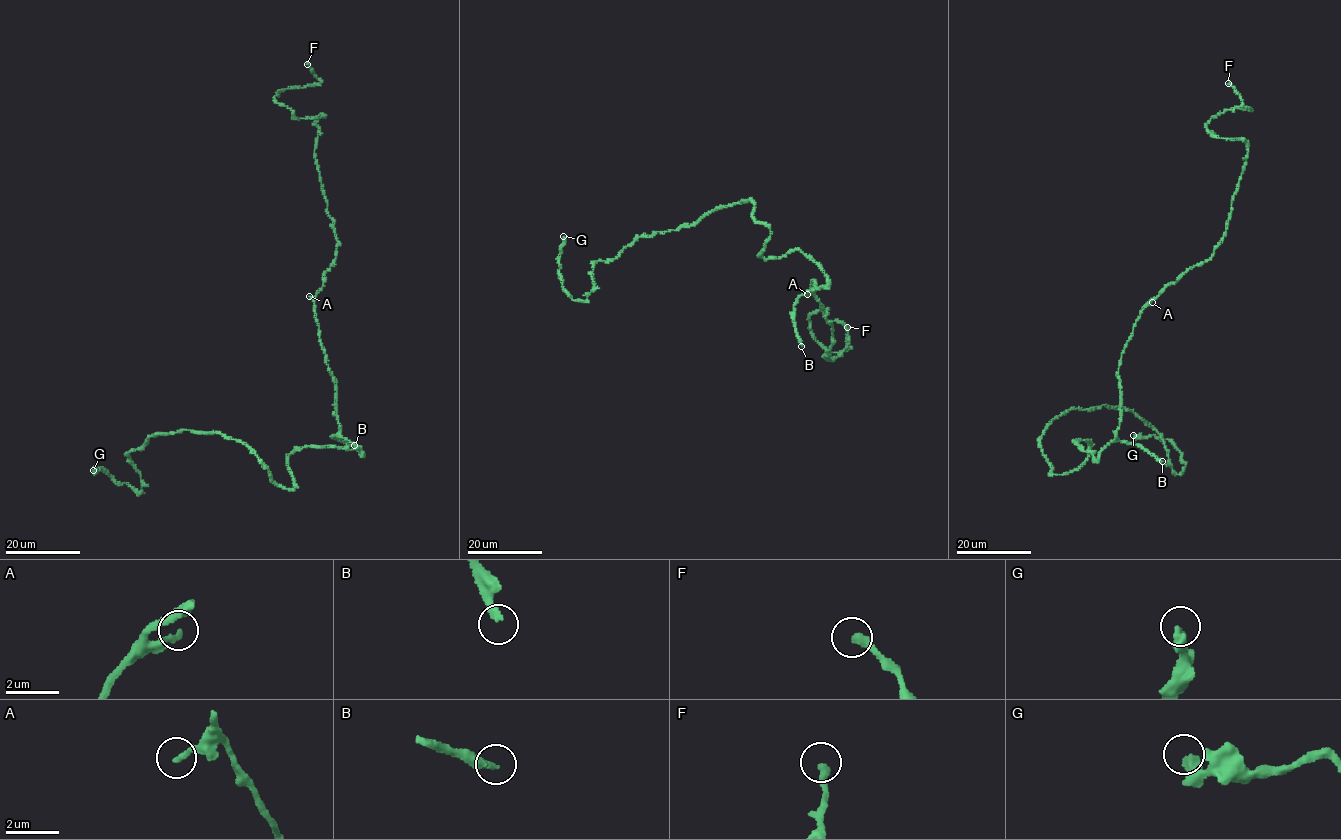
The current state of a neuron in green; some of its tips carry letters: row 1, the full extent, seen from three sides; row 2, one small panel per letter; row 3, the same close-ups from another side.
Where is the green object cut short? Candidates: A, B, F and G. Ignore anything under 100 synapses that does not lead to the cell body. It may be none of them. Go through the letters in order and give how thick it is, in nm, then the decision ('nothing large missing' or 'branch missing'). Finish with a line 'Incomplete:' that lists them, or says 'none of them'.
A: 220 nm thick; nothing large missing
B: 260 nm thick; branch missing
F: 300 nm thick; nothing large missing
G: 280 nm thick; nothing large missing
Incomplete: B

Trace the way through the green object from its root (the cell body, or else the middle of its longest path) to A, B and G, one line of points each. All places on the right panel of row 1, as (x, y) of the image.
A: (1107, 446), (1115, 438), (1120, 422), (1117, 373), (1121, 356), (1140, 311), (1152, 302)
B: (1107, 446), (1118, 440), (1136, 444), (1162, 461)
G: (1107, 446), (1054, 475), (1039, 440), (1122, 407), (1182, 472), (1133, 435)

